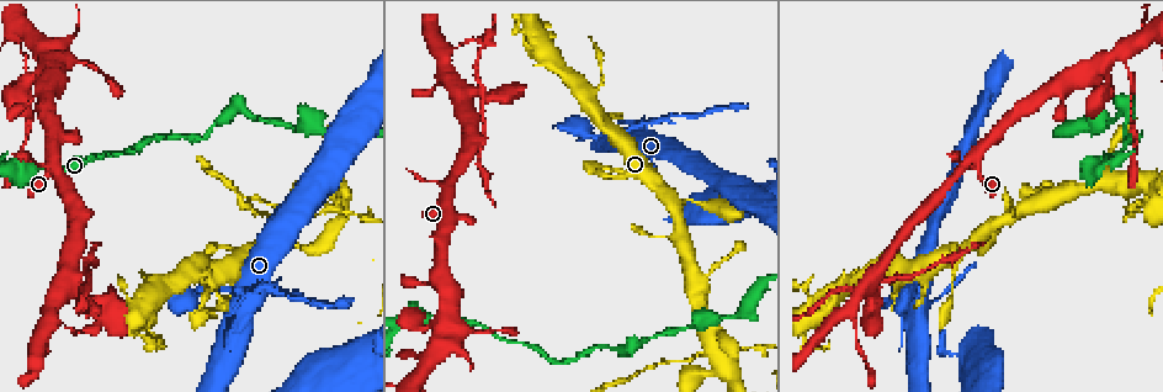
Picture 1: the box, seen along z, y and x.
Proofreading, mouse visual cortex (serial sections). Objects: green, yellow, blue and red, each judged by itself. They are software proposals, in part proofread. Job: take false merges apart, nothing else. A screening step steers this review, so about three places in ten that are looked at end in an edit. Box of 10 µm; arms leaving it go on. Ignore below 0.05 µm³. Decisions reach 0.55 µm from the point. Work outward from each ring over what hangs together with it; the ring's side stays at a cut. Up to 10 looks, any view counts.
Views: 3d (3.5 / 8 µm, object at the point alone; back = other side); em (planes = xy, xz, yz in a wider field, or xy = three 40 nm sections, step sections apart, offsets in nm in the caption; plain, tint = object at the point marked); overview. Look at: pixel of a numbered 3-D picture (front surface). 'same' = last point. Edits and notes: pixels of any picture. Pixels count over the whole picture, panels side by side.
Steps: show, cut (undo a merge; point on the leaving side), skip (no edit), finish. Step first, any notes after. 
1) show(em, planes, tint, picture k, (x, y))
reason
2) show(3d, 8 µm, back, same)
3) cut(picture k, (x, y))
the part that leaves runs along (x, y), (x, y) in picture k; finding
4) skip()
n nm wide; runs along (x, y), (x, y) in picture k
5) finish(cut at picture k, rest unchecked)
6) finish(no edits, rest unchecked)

show(3d, 3.5 µm, back, picture 1, (731, 314))
narrows sharply

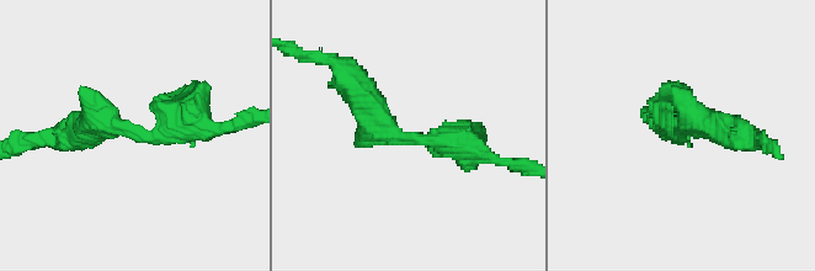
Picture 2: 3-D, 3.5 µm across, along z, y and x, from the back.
show(em, xy, step 3, plain, picture 2, (410, 139))
need the tissue

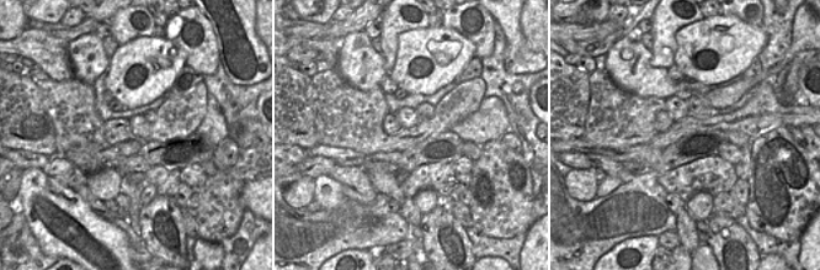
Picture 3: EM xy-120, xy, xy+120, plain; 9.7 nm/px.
show(em, xy, step 3, tint, same)
where the object lies

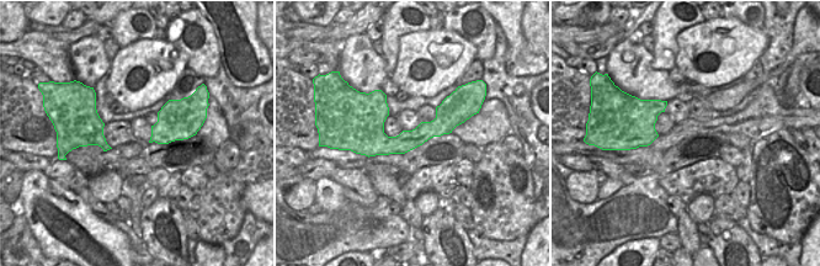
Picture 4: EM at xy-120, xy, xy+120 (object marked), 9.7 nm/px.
skip()
runs along (462, 118), (403, 143), (360, 131) in picture 4; continuous, no second cell

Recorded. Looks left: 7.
show(em, planes, tint, picture 1, (735, 186))
two arms in line, one across

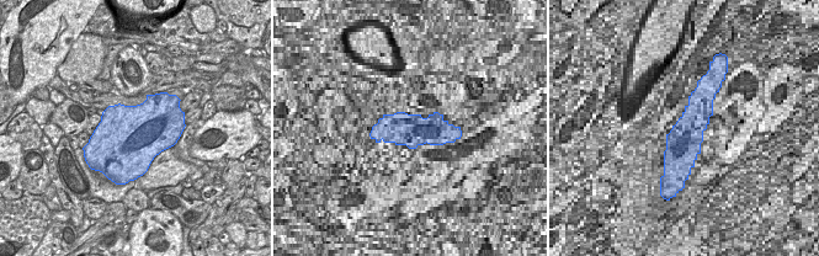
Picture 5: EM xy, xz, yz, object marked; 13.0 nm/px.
show(3d, 3.5 µm, same)
see where the arms go

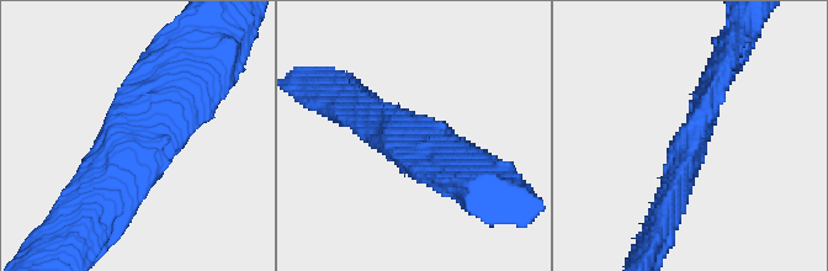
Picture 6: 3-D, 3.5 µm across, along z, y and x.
skip()
850 nm wide; runs along (90, 213), (132, 141), (181, 88) in picture 6; all the same cell

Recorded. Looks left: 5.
show(em, xy, step 2, tint, picture 1, (242, 323))
three arms meet

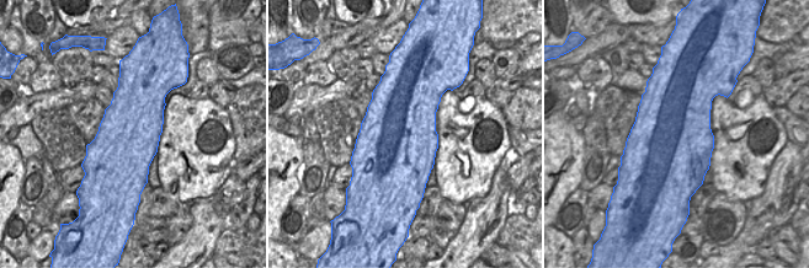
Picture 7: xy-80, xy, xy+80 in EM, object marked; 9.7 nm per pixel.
show(3d, 3.5 µm, same)

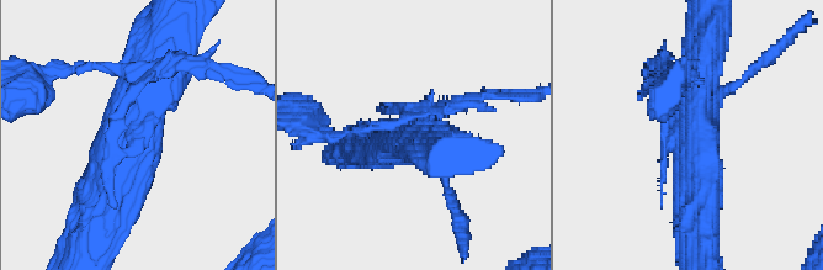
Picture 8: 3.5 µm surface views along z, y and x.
cut(picture 8, (653, 81))
800 nm wide; the part that leaves runs along (664, 130), (660, 84), (683, 65) in picture 8; a second cell is stuck on

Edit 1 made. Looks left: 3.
show(3d, 3.5 µm, picture 1, (872, 283))
thin neck

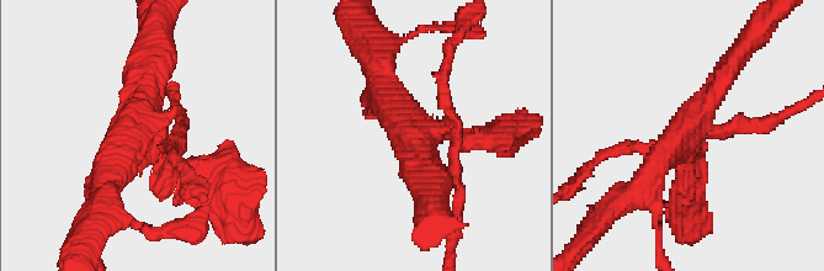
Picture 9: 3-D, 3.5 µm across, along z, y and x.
show(em, xy, step 5, tint, picture 9, (138, 132))

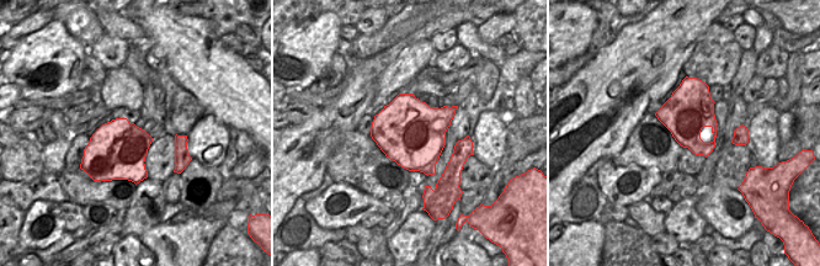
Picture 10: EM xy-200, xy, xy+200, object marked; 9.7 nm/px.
show(em, xy, step 3, tint, same)
cut it another way

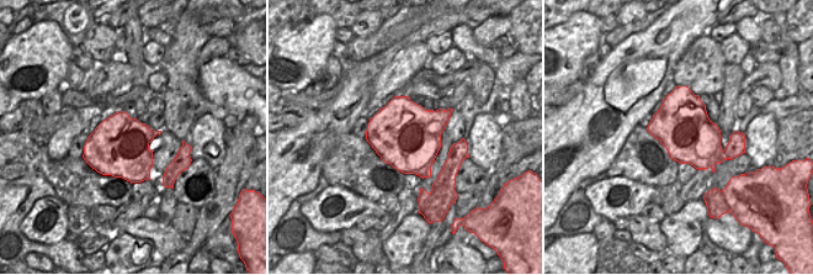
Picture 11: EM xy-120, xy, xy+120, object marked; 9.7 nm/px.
cut(picture 9, (441, 80))
the part that leaves runs along (170, 145), (181, 138), (177, 111) in picture 9; a second cell is stuck on

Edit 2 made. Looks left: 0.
finish(cut at picture 8, cut at picture 9, rest unchecked)

